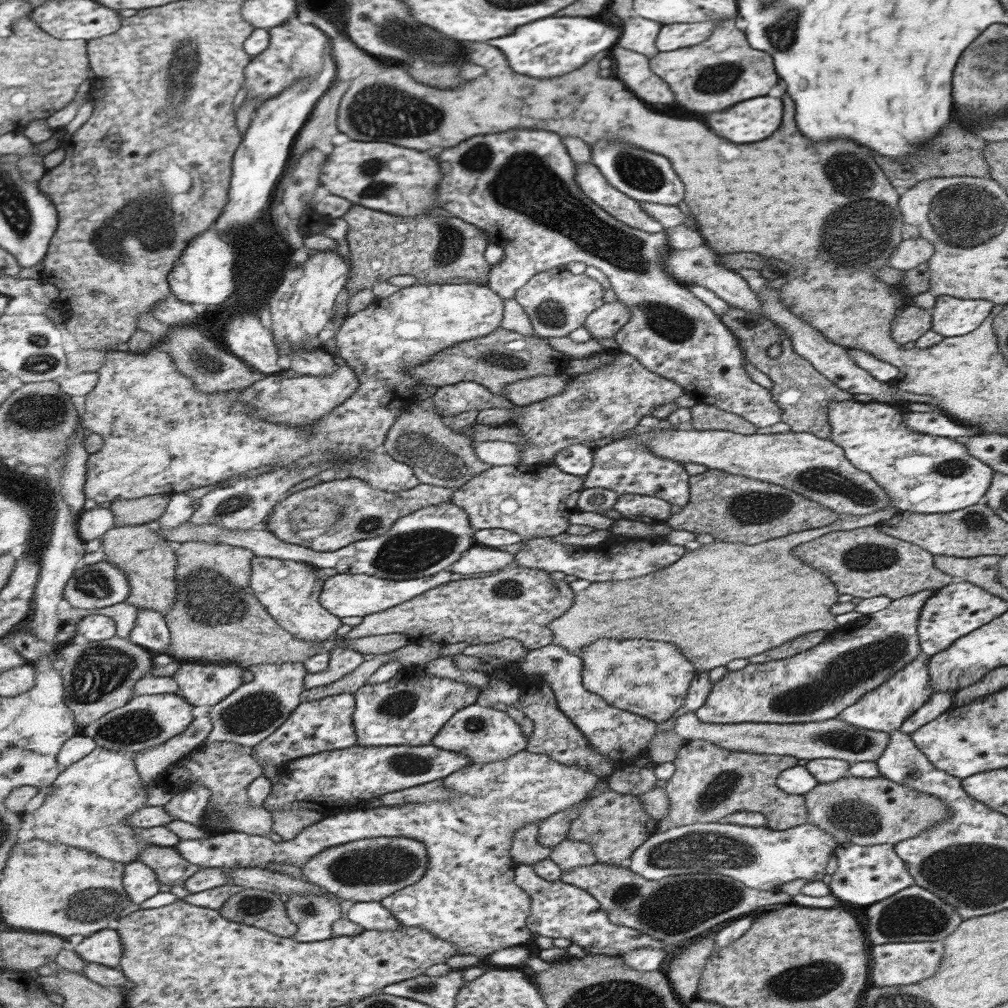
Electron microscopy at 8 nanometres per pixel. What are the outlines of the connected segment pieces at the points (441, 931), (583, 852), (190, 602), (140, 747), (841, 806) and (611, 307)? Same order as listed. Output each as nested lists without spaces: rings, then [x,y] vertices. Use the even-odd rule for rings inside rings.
[[[523,750],[518,754],[513,754],[511,757],[507,757],[505,760],[496,760],[495,762],[486,762],[485,764],[467,764],[463,768],[456,770],[455,772],[448,774],[443,779],[443,784],[446,789],[452,792],[452,798],[449,800],[442,800],[442,802],[408,802],[407,804],[401,804],[399,806],[377,806],[375,808],[361,808],[357,807],[355,810],[343,809],[340,814],[328,817],[325,816],[324,820],[321,820],[315,825],[311,825],[309,828],[300,832],[300,835],[290,841],[281,841],[280,843],[273,842],[268,836],[250,835],[242,832],[222,832],[212,833],[208,839],[194,839],[184,840],[181,839],[175,848],[193,864],[198,864],[203,867],[213,868],[253,868],[261,867],[266,868],[270,862],[276,862],[277,864],[295,864],[297,860],[301,858],[307,858],[307,856],[314,857],[316,854],[322,852],[322,850],[329,849],[331,847],[347,844],[347,842],[353,842],[364,838],[375,837],[405,837],[416,839],[422,842],[422,846],[426,849],[426,857],[429,859],[429,864],[426,866],[426,872],[419,880],[413,884],[406,886],[401,890],[393,893],[389,897],[385,897],[380,900],[380,903],[388,909],[388,911],[398,920],[401,925],[414,926],[415,928],[422,928],[431,934],[434,934],[441,940],[450,942],[459,955],[473,955],[480,958],[487,957],[492,952],[497,952],[502,948],[511,946],[517,946],[523,944],[529,936],[531,936],[531,930],[527,929],[527,918],[530,916],[530,896],[514,881],[514,869],[515,863],[510,858],[510,844],[511,839],[514,836],[515,830],[520,826],[533,824],[534,822],[541,822],[545,818],[552,817],[553,814],[563,812],[570,806],[577,805],[581,801],[586,800],[586,796],[590,795],[590,792],[594,789],[594,786],[599,781],[606,782],[607,776],[595,776],[591,774],[586,766],[565,766],[562,763],[555,763],[554,759],[544,756],[543,754],[533,754]]]
[[[564,839],[552,847],[548,858],[557,864],[561,871],[598,862],[591,846],[586,842],[573,839]]]
[[[189,541],[176,546],[178,555],[178,597],[175,604],[166,614],[170,628],[171,644],[168,654],[176,661],[201,663],[239,663],[247,670],[255,665],[266,665],[284,662],[305,662],[311,656],[329,653],[337,647],[349,647],[361,654],[385,654],[406,646],[406,634],[377,634],[363,638],[343,638],[324,642],[307,642],[295,638],[288,630],[272,617],[267,606],[256,597],[252,589],[252,567],[256,554],[248,548],[231,546],[223,543],[207,543],[206,541]]]
[[[155,694],[147,696],[135,696],[127,705],[118,710],[109,712],[103,718],[93,722],[89,726],[85,727],[83,734],[89,738],[93,738],[97,742],[98,747],[105,748],[106,750],[115,751],[121,754],[145,752],[151,750],[165,742],[169,742],[171,738],[185,732],[189,725],[196,719],[193,716],[195,712],[195,706],[189,704],[181,694]]]
[[[845,776],[830,783],[816,783],[804,796],[807,823],[827,831],[838,846],[851,843],[859,846],[894,845],[917,836],[950,816],[946,804],[935,795],[913,790],[881,776],[870,779]]]
[[[620,300],[603,303],[587,318],[584,327],[592,339],[614,338],[630,319],[630,310]]]

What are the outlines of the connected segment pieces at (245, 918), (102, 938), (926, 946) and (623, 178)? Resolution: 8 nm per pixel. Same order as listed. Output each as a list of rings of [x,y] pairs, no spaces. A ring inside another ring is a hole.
[[[243,888],[220,908],[221,914],[233,922],[247,923],[282,937],[298,932],[298,923],[291,917],[279,895],[269,890]]]
[[[116,928],[103,929],[89,937],[84,937],[75,951],[86,962],[120,966],[124,956],[122,938]]]
[[[941,940],[929,942],[903,941],[872,945],[871,984],[874,986],[903,986],[903,984],[915,984],[915,982],[926,980],[941,966],[943,948]]]
[[[601,139],[594,142],[590,148],[590,162],[600,170],[611,186],[635,202],[675,206],[683,198],[683,184],[671,170],[671,164],[667,162],[665,156],[647,152],[631,143]]]

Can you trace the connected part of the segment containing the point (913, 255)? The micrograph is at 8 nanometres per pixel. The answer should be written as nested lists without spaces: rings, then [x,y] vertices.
[[[911,238],[899,242],[893,254],[887,260],[887,266],[908,271],[919,264],[927,263],[930,258],[936,255],[934,246],[923,238]]]

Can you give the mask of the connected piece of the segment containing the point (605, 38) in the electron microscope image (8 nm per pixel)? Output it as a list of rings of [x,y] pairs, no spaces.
[[[541,18],[539,22],[529,22],[527,26],[519,26],[513,34],[494,38],[488,41],[491,46],[499,46],[499,50],[511,62],[511,70],[529,78],[555,78],[567,74],[587,60],[591,60],[597,52],[611,48],[620,36],[621,28],[593,20],[593,18]]]

